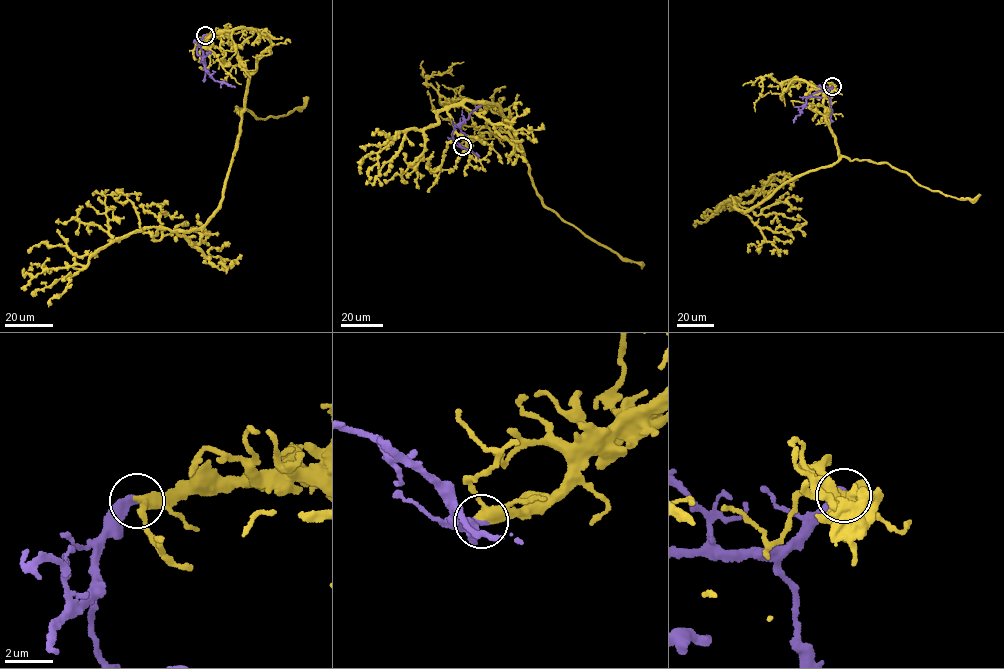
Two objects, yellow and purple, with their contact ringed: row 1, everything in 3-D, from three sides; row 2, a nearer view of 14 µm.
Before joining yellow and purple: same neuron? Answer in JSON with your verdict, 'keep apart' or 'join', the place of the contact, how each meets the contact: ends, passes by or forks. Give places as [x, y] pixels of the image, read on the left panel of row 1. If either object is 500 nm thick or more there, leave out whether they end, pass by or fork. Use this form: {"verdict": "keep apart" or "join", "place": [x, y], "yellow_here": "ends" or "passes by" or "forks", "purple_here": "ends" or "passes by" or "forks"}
{"verdict": "join", "place": [205, 35], "yellow_here": "passes by", "purple_here": "ends"}

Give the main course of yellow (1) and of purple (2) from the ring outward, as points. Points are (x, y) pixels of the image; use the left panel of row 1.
1: (205, 35), (230, 37), (248, 80), (211, 216), (188, 230), (144, 227), (85, 266), (24, 269)
2: (205, 35), (197, 47), (205, 71), (215, 80), (235, 86)

